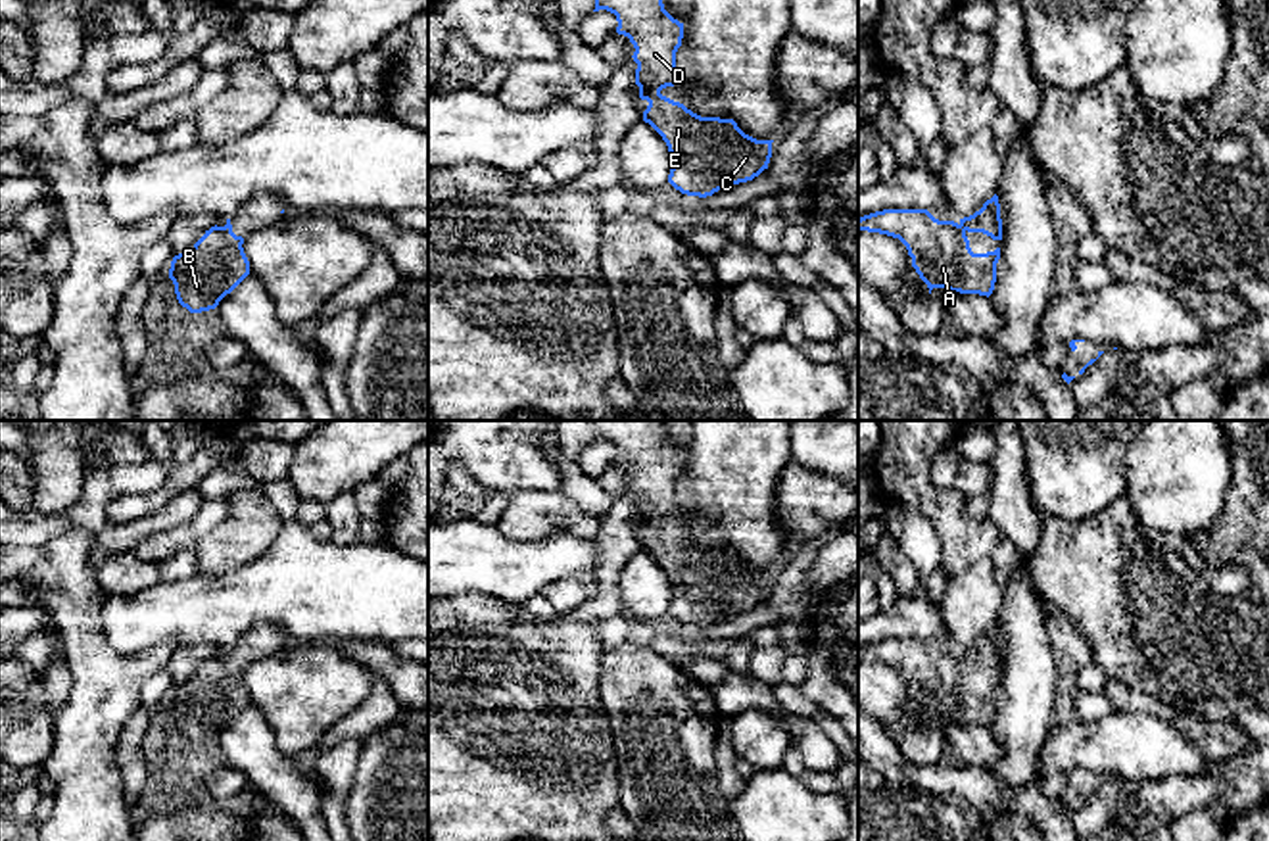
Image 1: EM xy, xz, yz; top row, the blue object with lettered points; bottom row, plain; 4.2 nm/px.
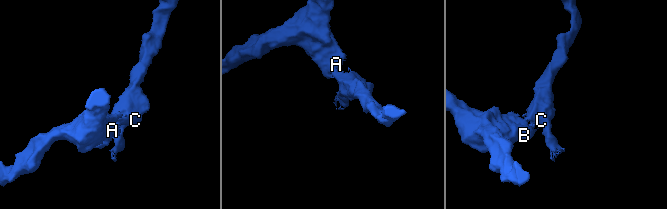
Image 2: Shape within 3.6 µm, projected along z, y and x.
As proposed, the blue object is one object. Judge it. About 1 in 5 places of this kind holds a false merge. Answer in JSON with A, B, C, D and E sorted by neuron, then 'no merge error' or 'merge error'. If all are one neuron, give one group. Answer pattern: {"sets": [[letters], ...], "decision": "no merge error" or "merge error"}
{"sets": [["A", "B", "C", "D", "E"]], "decision": "no merge error"}

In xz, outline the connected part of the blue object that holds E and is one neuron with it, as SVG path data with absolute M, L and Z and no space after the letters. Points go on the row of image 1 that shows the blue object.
M595 0L593 12L599 10L616 15L616 33L635 48L635 84L639 98L649 102L643 121L668 146L668 182L676 190L706 198L768 169L774 140L756 140L733 119L701 117L660 94L678 84L676 52L683 38L683 23L664 10L662 0Z

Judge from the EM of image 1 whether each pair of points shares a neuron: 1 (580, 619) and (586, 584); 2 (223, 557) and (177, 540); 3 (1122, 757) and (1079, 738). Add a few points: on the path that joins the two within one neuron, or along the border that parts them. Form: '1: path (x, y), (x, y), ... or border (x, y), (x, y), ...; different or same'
1: border (592, 573), (596, 592), (559, 617); different
2: border (227, 513), (194, 546); different
3: path (1112, 747), (1089, 745); same

